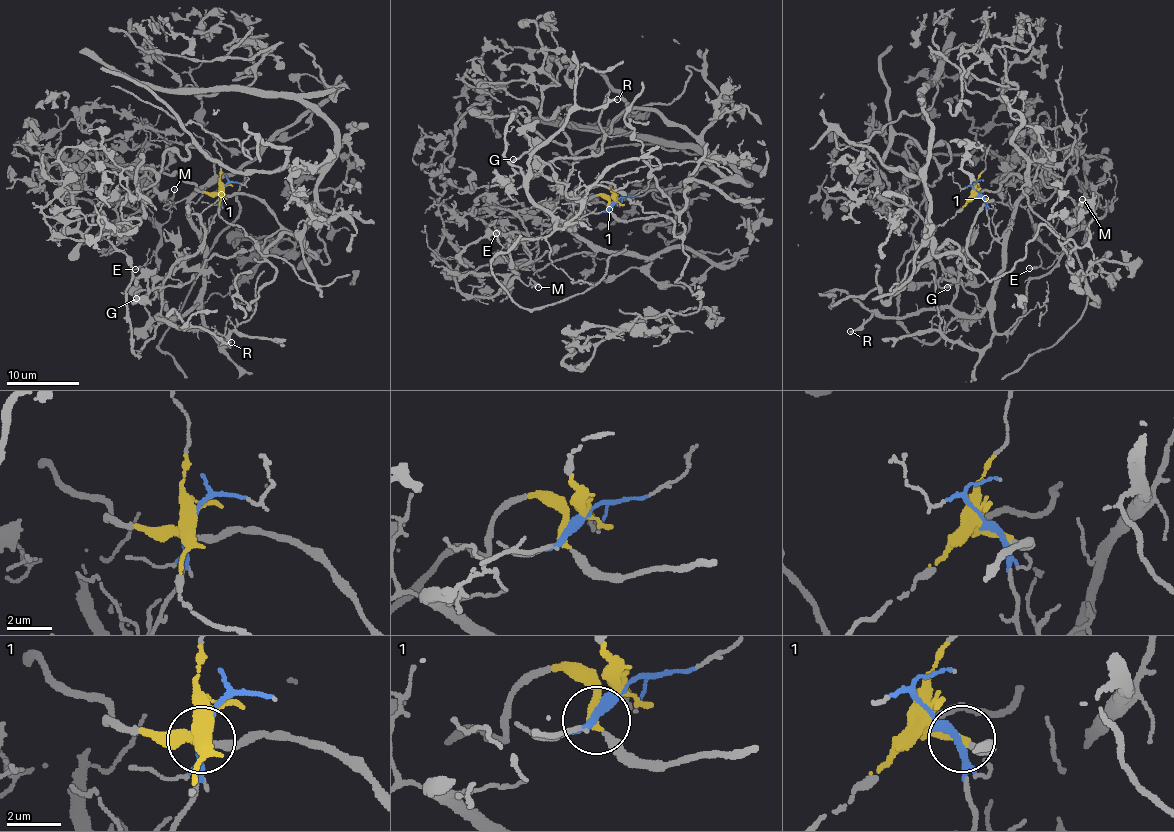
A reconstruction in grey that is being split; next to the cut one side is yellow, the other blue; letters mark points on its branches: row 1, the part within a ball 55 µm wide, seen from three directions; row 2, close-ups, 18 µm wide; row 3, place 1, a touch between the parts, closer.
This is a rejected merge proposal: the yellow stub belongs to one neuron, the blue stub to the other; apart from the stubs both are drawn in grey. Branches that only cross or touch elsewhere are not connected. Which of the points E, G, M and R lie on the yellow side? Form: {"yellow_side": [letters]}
{"yellow_side": ["G"]}

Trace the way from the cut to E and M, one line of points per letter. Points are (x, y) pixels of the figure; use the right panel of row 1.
E: (977, 191), (1003, 247), (992, 297), (1000, 333), (1012, 331), (1031, 279), (1056, 259), (1029, 268)
M: (977, 191), (1003, 247), (992, 297), (1000, 333), (1023, 315), (1031, 279), (1057, 263), (1082, 198)

